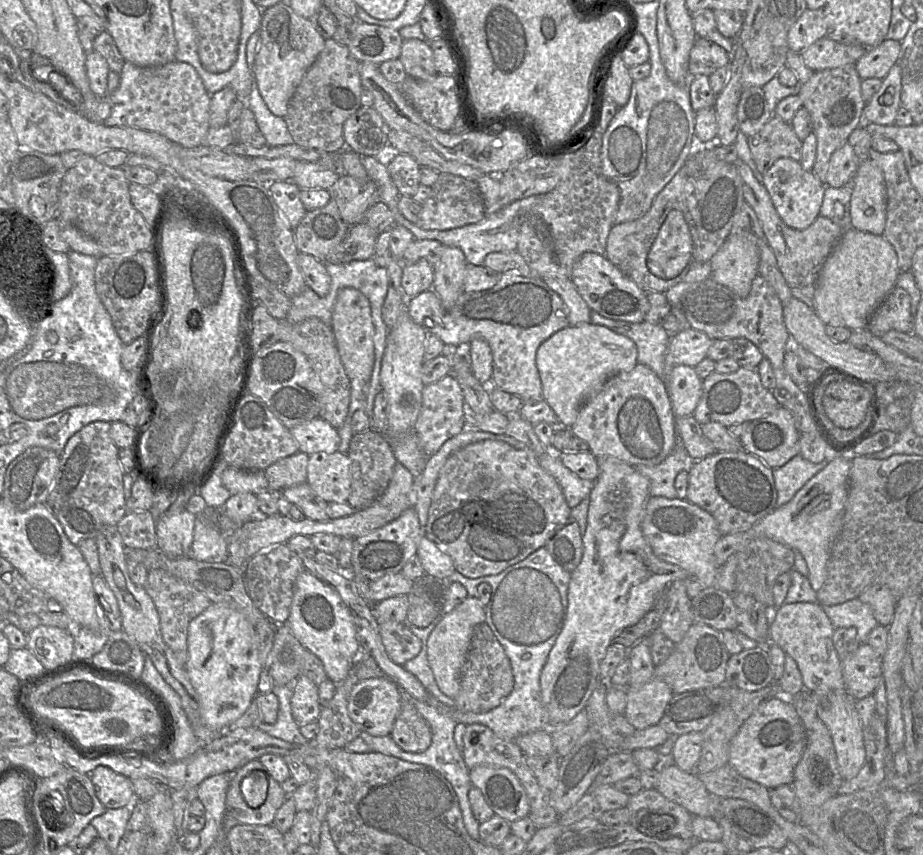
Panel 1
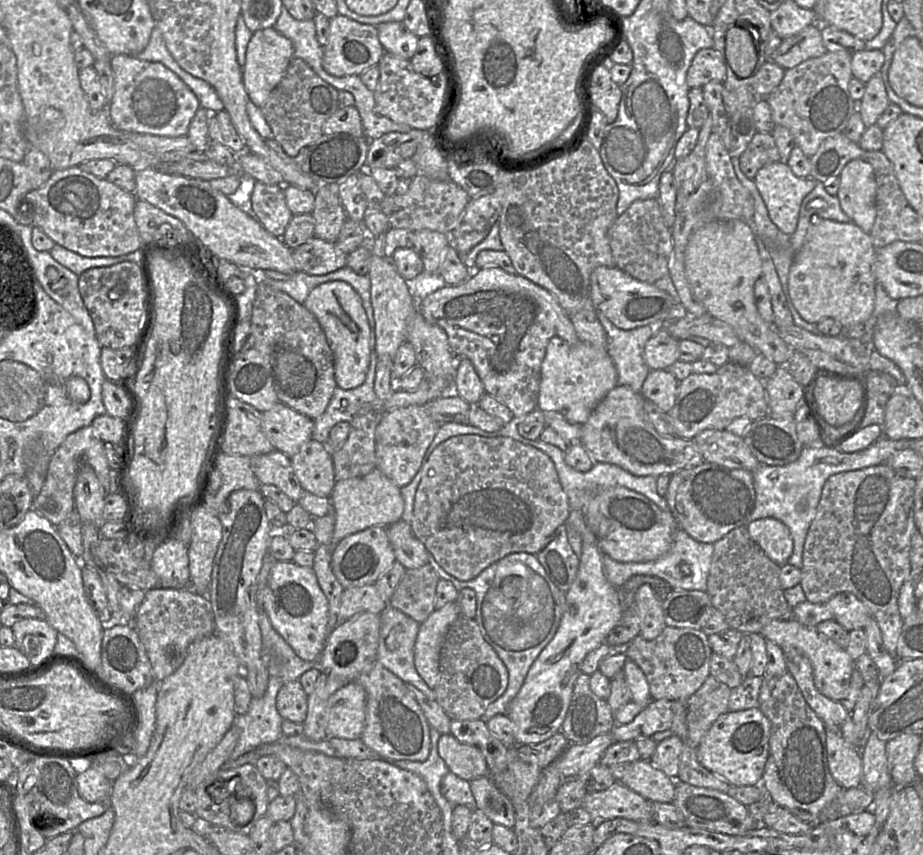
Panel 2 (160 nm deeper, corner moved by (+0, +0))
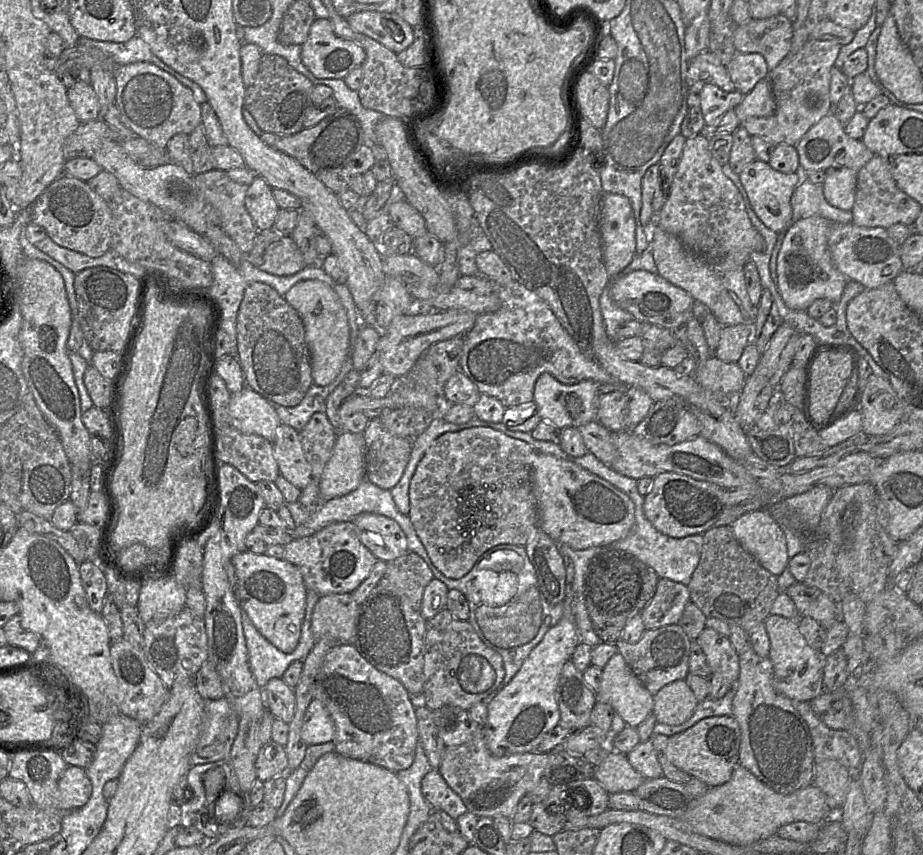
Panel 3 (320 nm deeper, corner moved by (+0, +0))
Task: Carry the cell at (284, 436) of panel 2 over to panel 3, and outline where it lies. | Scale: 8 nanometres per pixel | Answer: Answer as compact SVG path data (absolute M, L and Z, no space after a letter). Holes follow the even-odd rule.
M245 387L237 394L233 394L228 404L230 425L244 434L255 434L262 436L273 444L276 438L276 430L281 424L277 412L270 401L254 392L251 388Z

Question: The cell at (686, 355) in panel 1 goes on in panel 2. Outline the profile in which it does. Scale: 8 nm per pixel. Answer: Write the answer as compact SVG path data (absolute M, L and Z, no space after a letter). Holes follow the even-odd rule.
M657 330L647 341L643 357L650 369L667 369L679 360L679 340L664 330Z

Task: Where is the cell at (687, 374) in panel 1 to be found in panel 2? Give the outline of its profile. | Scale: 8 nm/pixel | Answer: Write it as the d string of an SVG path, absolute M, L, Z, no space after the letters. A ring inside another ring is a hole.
M651 369L640 393L645 400L668 412L675 404L679 381L666 369Z

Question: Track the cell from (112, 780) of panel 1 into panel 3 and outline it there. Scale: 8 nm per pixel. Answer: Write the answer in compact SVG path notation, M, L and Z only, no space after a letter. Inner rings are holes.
M68 765L58 781L58 792L63 810L84 806L92 794L92 783L85 769Z

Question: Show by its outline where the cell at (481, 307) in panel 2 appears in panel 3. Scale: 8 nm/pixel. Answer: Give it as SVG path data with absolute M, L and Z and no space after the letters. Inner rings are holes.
M517 282L508 286L497 286L497 291L501 300L500 308L477 316L475 325L465 334L460 359L460 371L477 386L481 394L497 398L505 407L514 407L533 402L534 386L542 373L549 373L567 385L583 380L592 380L598 385L618 382L595 359L588 358L581 352L550 307L534 292Z

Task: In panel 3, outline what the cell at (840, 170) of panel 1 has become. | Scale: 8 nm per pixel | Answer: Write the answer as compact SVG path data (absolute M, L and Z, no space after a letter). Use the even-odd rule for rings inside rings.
M833 112L814 124L796 144L796 149L801 169L799 171L802 173L826 171L831 167L846 167L858 172L875 155L861 140L852 139L845 133L844 125L840 123Z

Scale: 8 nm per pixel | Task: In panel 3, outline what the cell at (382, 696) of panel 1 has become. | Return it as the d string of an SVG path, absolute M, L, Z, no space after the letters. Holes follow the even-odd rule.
M313 699L304 716L301 728L302 740L308 746L332 742L334 732L335 728L329 712L320 700Z

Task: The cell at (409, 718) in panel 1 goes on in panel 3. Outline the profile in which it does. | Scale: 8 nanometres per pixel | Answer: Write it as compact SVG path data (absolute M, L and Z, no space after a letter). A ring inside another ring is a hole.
M350 644L334 646L326 655L311 683L314 699L320 700L330 714L335 732L335 752L386 768L394 773L411 766L418 743L415 707L411 695L396 679L377 670Z

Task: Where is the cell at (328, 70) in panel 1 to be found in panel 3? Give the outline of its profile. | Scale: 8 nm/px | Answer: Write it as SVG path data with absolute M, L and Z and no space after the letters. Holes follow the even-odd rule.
M263 54L254 82L245 89L244 109L250 112L263 132L277 135L295 134L303 129L305 115L314 105L314 85L284 58Z

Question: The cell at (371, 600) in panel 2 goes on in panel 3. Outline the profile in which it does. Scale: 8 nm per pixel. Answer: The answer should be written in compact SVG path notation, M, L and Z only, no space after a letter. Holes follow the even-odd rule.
M351 593L320 597L311 616L311 632L316 640L332 639L348 643L354 634L356 603Z

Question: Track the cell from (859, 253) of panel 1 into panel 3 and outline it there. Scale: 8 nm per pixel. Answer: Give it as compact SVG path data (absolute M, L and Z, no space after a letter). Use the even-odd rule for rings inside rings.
M820 216L797 220L786 233L777 257L777 288L786 306L806 310L819 298L838 302L848 278L833 263L828 247L830 226L833 222Z

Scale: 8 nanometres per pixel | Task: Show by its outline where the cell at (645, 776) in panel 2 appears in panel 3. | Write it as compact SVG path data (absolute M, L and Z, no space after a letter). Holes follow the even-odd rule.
M609 750L606 758L595 766L594 779L610 794L633 792L645 778L629 763L626 755Z

